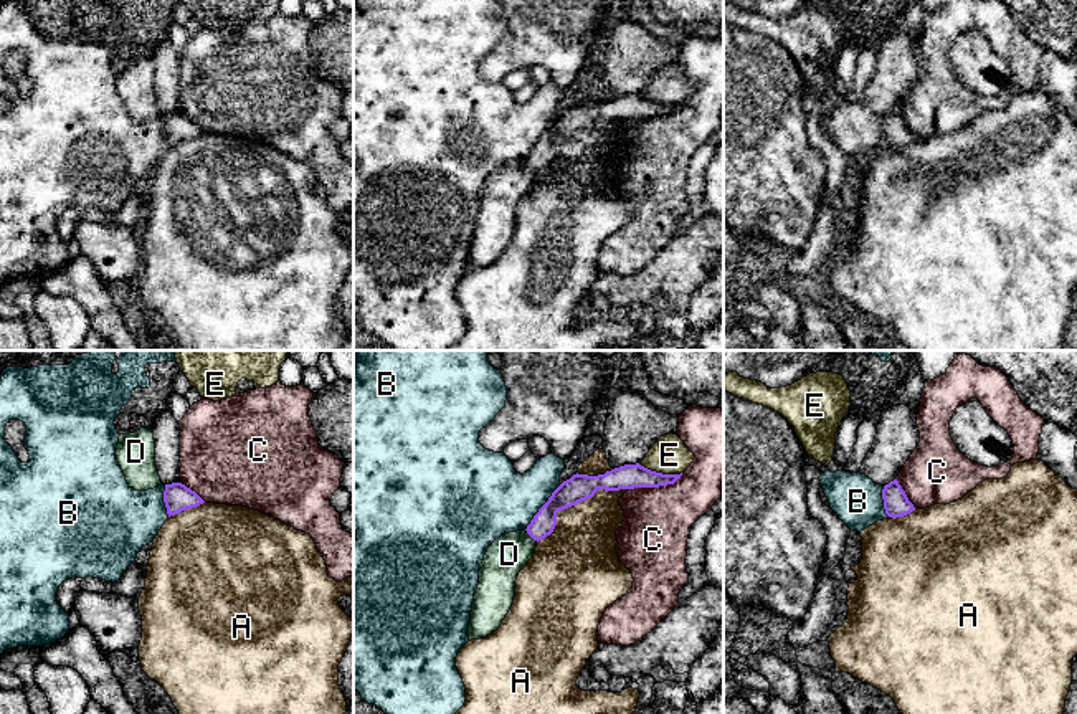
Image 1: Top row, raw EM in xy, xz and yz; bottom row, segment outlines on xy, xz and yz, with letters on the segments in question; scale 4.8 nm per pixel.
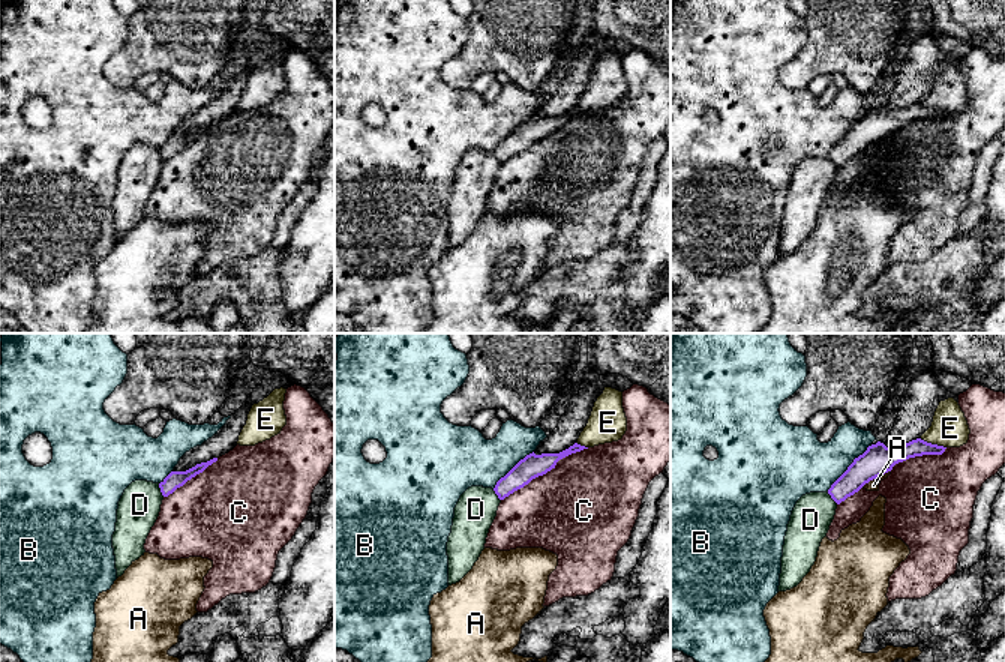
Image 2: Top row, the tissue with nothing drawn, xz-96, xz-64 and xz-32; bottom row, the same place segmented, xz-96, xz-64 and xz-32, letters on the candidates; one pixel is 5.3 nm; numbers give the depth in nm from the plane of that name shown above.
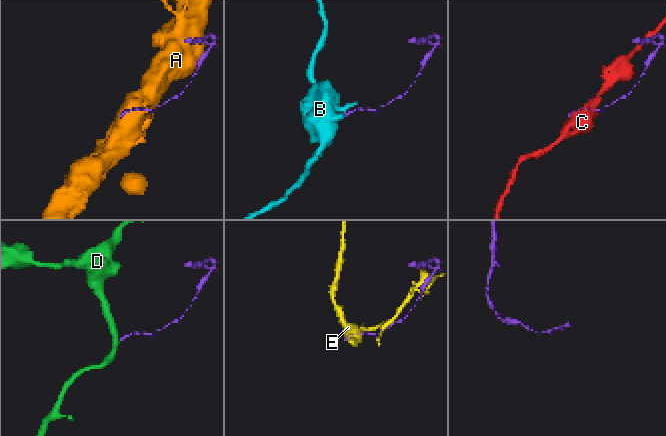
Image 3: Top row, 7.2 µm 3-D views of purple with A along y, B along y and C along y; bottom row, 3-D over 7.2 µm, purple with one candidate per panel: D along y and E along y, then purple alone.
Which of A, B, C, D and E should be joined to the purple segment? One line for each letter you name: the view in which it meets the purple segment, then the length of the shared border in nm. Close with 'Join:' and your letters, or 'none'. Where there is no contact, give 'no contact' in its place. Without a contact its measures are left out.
Join: none

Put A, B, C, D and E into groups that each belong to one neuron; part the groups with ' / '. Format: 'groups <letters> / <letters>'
groups A / B / C / D / E

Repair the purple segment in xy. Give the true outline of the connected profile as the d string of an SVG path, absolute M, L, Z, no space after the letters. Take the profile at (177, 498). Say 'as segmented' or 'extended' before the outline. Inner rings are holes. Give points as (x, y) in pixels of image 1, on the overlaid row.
as segmented; M172 483L172 484L165 484L164 502L167 507L167 514L170 517L182 511L197 507L203 504L205 501L185 484Z

